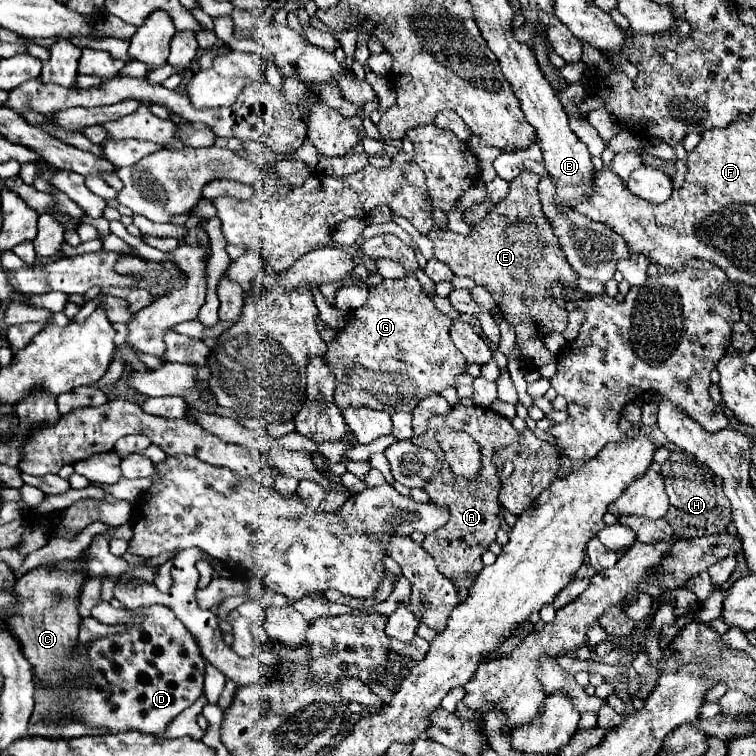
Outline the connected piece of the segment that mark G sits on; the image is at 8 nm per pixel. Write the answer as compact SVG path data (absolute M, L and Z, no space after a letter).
M412 273L404 279L384 279L382 285L372 287L370 299L350 313L346 327L336 333L324 357L338 377L334 401L340 411L348 407L366 407L376 411L386 409L390 415L394 411L412 411L424 397L440 393L444 387L456 387L454 377L464 373L466 365L464 355L452 345L452 339L448 337L448 317L434 307Z

